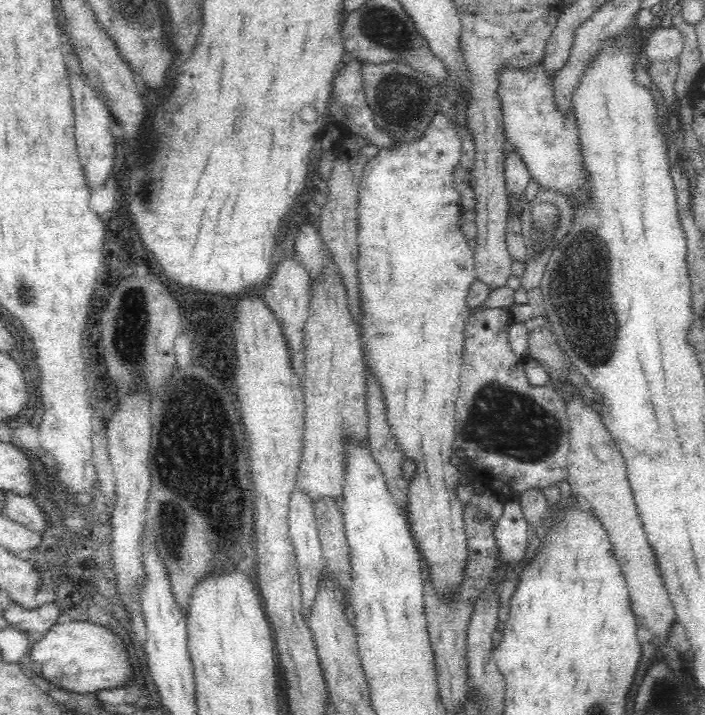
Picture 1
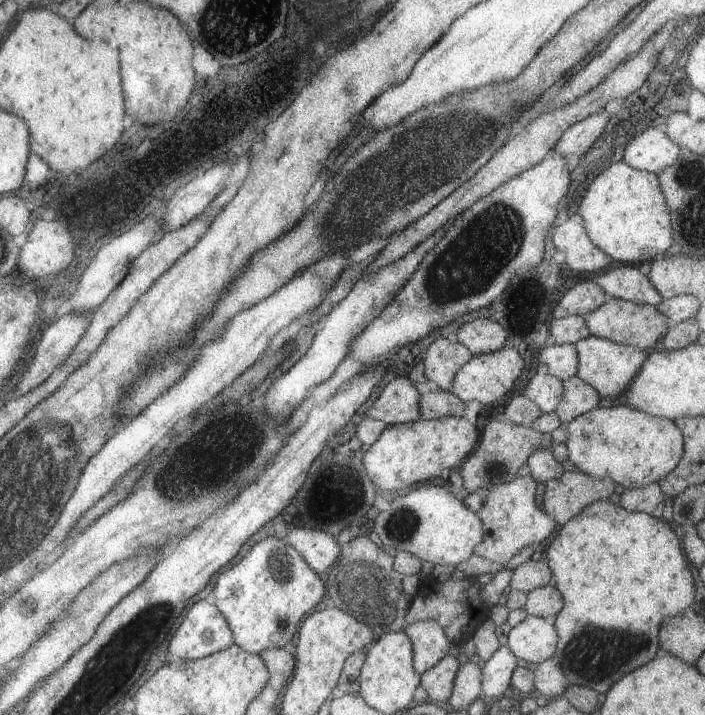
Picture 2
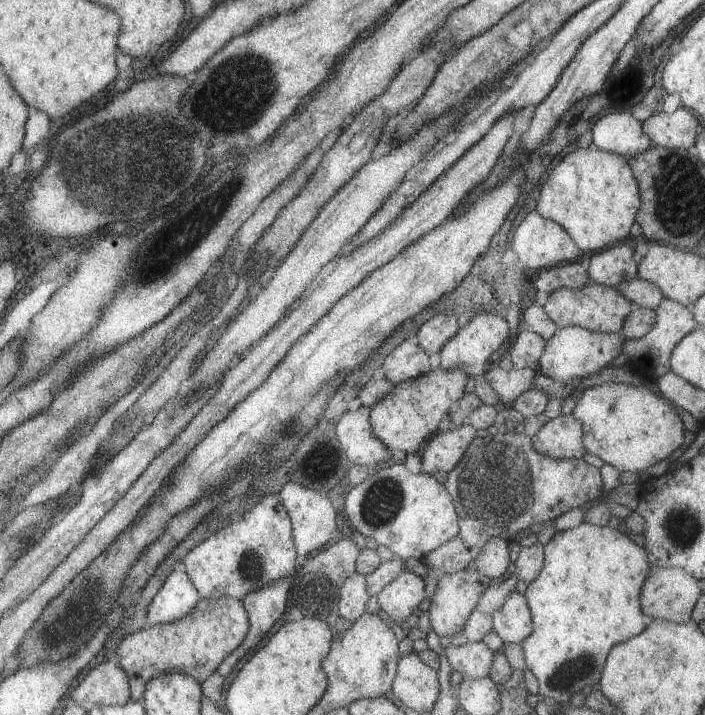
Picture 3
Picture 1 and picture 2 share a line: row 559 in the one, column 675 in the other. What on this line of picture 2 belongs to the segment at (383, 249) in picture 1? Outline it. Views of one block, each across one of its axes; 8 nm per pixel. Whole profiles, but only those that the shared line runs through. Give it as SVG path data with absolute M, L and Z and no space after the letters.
M625 404L591 409L565 425L565 442L574 466L594 478L611 478L620 489L644 488L659 481L678 466L684 454L683 434L673 420L652 416Z

